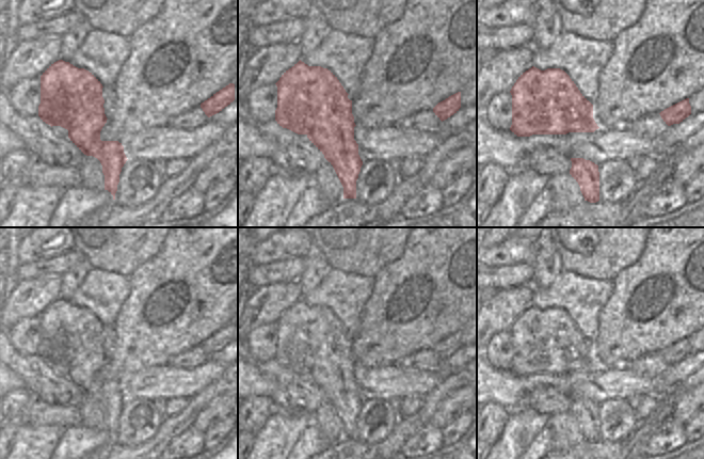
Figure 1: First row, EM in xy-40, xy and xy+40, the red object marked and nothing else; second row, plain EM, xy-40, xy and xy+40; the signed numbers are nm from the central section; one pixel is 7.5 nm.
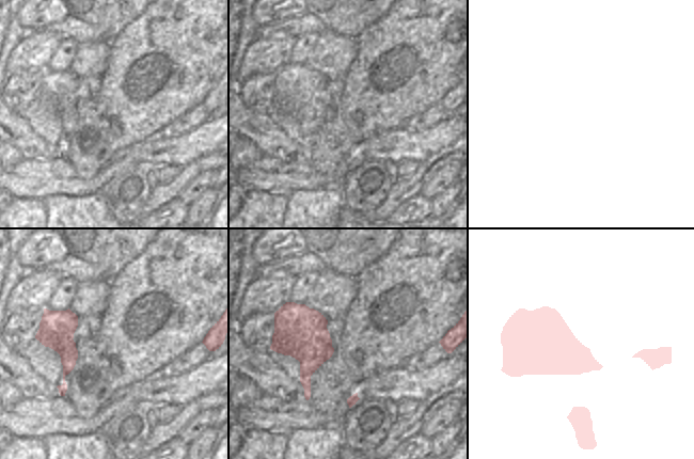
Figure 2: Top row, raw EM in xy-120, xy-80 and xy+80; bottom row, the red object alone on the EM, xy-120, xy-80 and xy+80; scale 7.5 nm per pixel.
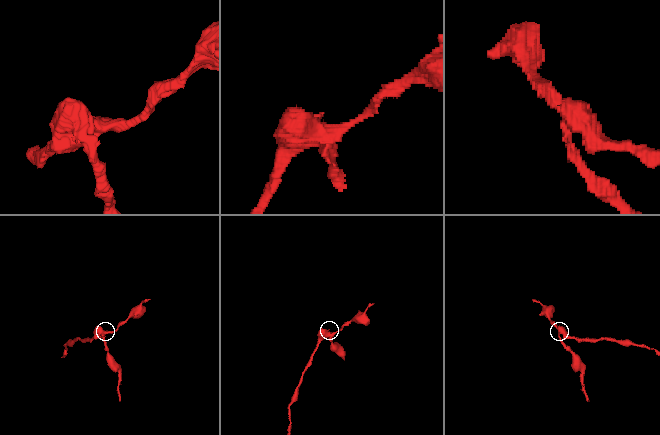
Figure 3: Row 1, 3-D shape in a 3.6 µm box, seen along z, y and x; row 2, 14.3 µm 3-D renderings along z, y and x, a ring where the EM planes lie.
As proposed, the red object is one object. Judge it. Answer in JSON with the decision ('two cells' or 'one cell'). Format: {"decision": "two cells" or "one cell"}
{"decision": "two cells"}

